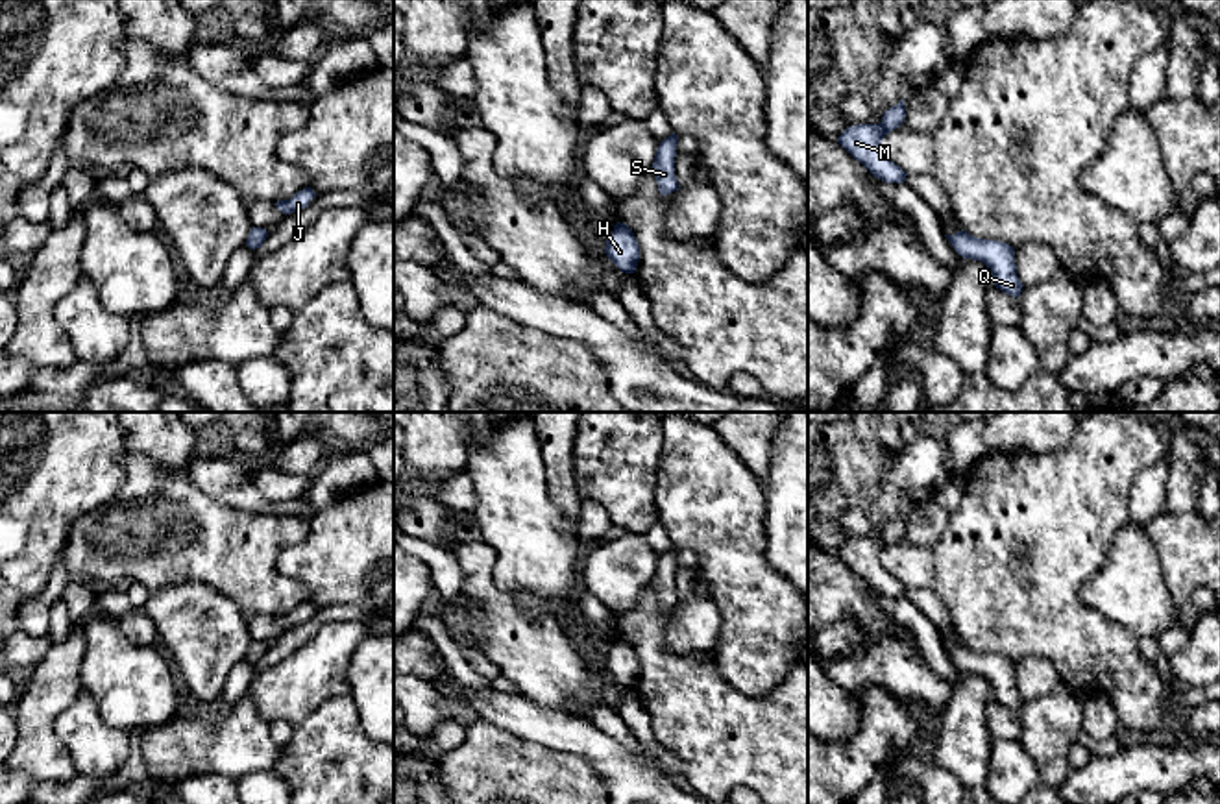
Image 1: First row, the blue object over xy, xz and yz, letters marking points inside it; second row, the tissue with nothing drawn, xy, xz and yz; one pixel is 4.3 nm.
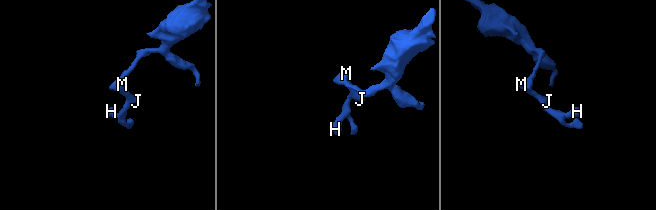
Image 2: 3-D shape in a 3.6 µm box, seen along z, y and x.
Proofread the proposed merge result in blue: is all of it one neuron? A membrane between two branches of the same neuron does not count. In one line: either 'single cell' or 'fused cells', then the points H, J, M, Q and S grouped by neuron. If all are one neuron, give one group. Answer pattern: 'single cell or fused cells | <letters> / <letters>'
single cell | H J M Q S

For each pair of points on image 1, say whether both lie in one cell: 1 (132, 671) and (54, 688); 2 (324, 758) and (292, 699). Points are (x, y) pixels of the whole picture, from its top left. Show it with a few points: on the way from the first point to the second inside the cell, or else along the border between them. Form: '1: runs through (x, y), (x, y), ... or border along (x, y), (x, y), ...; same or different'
1: border along (85, 640), (82, 688); different
2: border along (341, 695), (322, 701), (294, 725); different

